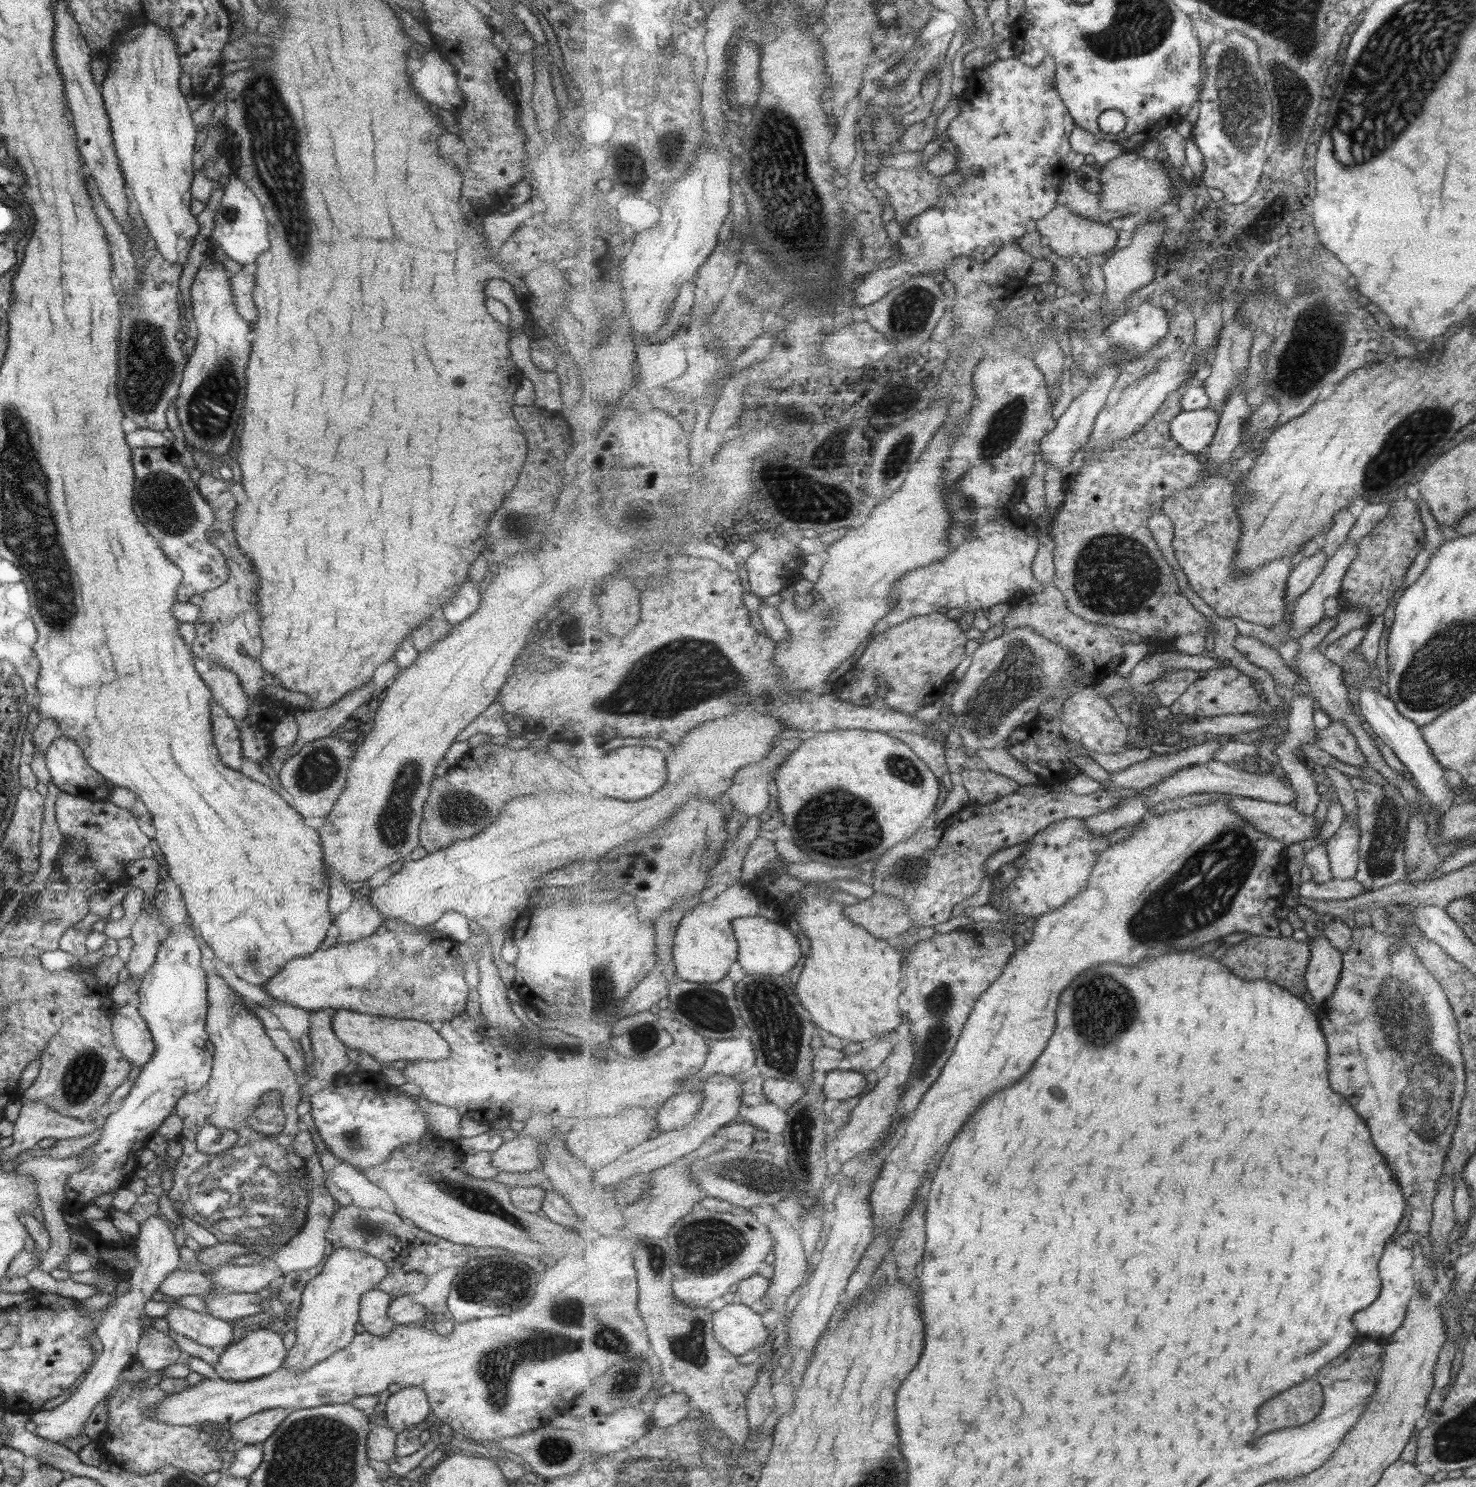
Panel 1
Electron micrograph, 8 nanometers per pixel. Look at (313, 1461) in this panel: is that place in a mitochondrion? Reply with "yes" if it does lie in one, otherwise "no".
yes

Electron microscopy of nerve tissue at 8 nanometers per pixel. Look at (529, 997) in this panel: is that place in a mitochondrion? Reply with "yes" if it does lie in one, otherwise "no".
no

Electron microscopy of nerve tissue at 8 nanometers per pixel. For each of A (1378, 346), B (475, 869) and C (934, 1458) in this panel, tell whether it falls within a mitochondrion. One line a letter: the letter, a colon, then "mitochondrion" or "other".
A: other
B: other
C: other

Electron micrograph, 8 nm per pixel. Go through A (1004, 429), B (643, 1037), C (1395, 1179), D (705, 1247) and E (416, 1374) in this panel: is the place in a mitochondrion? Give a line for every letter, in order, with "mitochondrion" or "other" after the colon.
A: mitochondrion
B: mitochondrion
C: other
D: mitochondrion
E: other

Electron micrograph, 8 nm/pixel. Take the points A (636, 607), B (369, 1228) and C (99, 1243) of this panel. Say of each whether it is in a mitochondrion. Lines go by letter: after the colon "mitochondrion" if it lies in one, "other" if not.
A: other
B: mitochondrion
C: other

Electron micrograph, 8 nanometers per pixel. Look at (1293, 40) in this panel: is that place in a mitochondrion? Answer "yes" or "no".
yes

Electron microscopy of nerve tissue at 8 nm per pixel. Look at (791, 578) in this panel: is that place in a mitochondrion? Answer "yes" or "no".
no

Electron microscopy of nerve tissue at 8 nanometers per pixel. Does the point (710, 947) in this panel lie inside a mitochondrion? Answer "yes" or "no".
no

